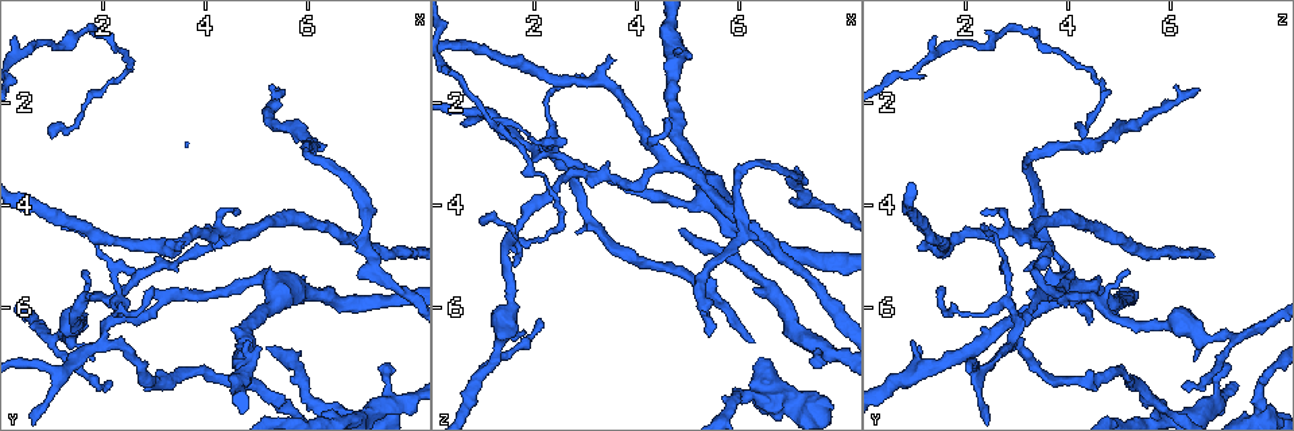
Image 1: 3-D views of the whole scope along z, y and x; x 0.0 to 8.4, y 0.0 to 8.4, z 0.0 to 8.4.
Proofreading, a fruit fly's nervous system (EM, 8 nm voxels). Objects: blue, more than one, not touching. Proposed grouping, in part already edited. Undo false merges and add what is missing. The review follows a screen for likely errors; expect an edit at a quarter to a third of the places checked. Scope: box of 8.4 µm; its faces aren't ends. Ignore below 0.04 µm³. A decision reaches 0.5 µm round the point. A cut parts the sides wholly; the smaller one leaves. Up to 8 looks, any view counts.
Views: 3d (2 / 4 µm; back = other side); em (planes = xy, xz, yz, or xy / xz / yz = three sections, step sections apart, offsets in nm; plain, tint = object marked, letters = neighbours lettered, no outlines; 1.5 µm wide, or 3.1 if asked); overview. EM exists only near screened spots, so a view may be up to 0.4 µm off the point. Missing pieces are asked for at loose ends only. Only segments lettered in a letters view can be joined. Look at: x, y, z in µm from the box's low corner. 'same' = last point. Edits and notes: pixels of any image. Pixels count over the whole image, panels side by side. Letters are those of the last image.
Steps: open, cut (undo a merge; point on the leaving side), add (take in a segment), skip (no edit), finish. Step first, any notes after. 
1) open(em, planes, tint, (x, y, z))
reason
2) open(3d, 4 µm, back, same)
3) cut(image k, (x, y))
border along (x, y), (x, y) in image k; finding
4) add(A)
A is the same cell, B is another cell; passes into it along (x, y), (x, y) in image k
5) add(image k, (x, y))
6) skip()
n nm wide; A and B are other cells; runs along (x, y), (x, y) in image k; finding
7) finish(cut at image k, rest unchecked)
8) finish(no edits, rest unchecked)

open(em, planes, plain, (2.00, 6.60, 2.95))
three-way junction

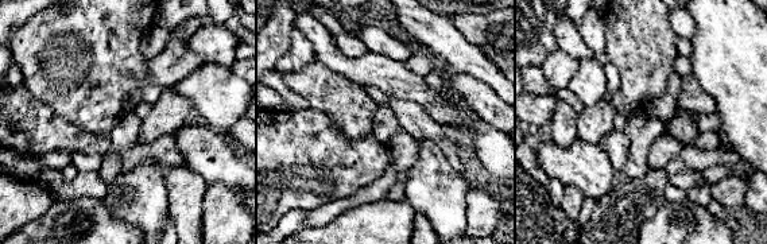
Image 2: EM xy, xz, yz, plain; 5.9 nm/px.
open(em, planes, letters, same)

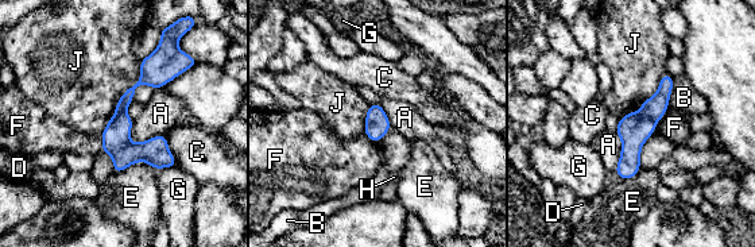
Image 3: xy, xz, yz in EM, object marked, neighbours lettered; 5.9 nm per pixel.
cut(image 3, (634, 128))
140 nm wide; A, B, C, D, E, F, G, H and J are other cells; border along (639, 111), (655, 122) in image 3; two neurons meet here

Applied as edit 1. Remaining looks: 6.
open(em, planes, letters, (3.45, 4.85, 1.10))
an open end

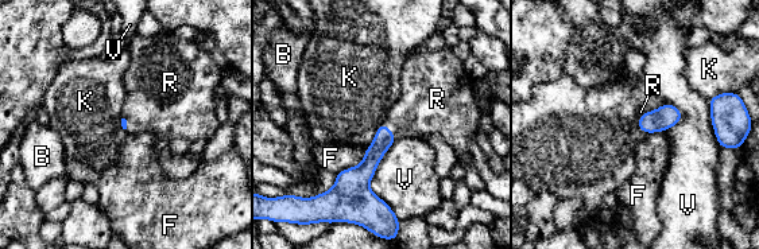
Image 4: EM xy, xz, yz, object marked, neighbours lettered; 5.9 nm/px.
add(R)
R is the same cell, B, F, K and V are other cells; passes into it along (383, 139), (388, 129), (423, 109) in image 4; it goes on there

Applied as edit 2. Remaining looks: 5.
open(em, xz, step 4, letters, (5.40, 1.75, 6.50))
end of a long branch

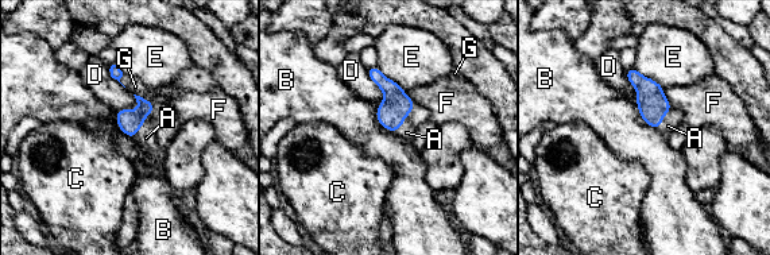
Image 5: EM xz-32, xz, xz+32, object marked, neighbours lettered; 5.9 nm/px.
open(em, planes, letters, same)
cut it another way

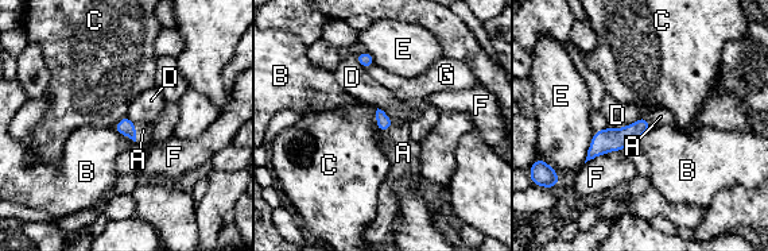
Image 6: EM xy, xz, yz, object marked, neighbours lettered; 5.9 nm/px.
add(A)
A is the same cell, B, C, D, E, F and G are other cells; passes into it along (125, 127), (135, 132), (143, 130) in image 6; it goes on there

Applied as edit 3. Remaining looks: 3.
finish(cut at image 3, add at image 4, add at image 6, rest unchecked)

